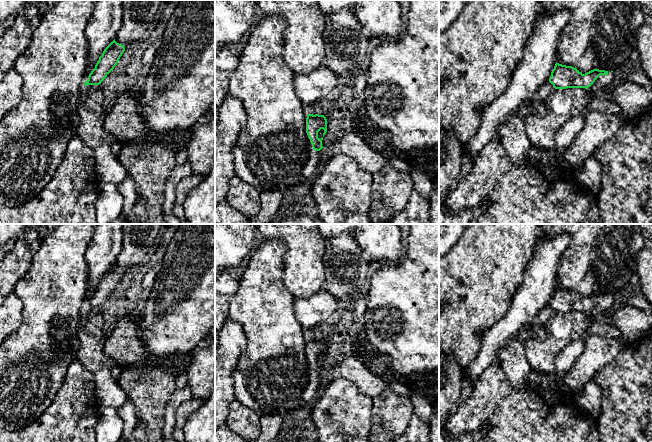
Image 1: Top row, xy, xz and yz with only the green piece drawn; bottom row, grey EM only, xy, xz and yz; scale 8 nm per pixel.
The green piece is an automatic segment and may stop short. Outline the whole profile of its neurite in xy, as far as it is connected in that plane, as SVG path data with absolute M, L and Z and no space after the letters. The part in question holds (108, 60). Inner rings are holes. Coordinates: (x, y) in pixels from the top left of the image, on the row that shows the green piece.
M114 39L104 49L95 65L95 68L89 74L88 80L84 82L84 86L99 85L117 65L124 51L124 45L117 43Z

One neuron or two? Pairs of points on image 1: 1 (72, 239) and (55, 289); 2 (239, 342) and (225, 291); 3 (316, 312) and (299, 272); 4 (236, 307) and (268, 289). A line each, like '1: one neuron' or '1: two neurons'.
1: one neuron
2: two neurons
3: two neurons
4: one neuron

